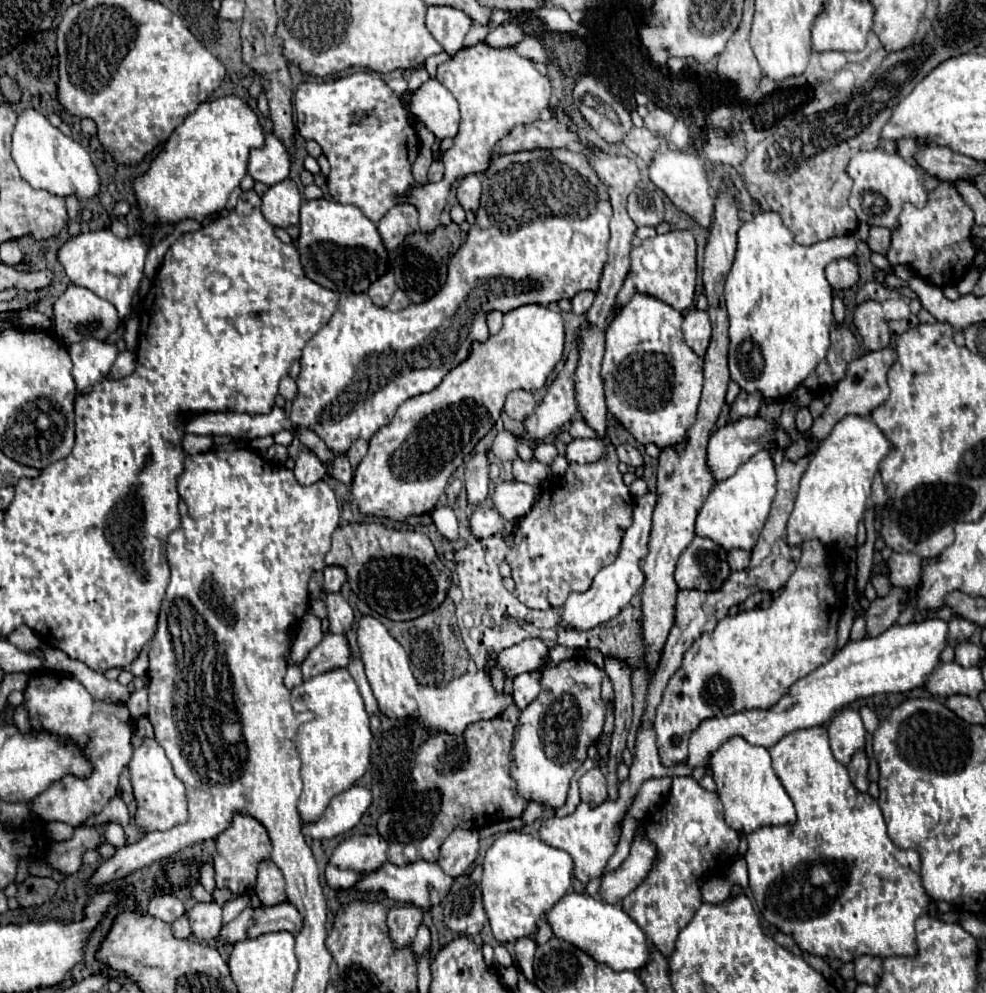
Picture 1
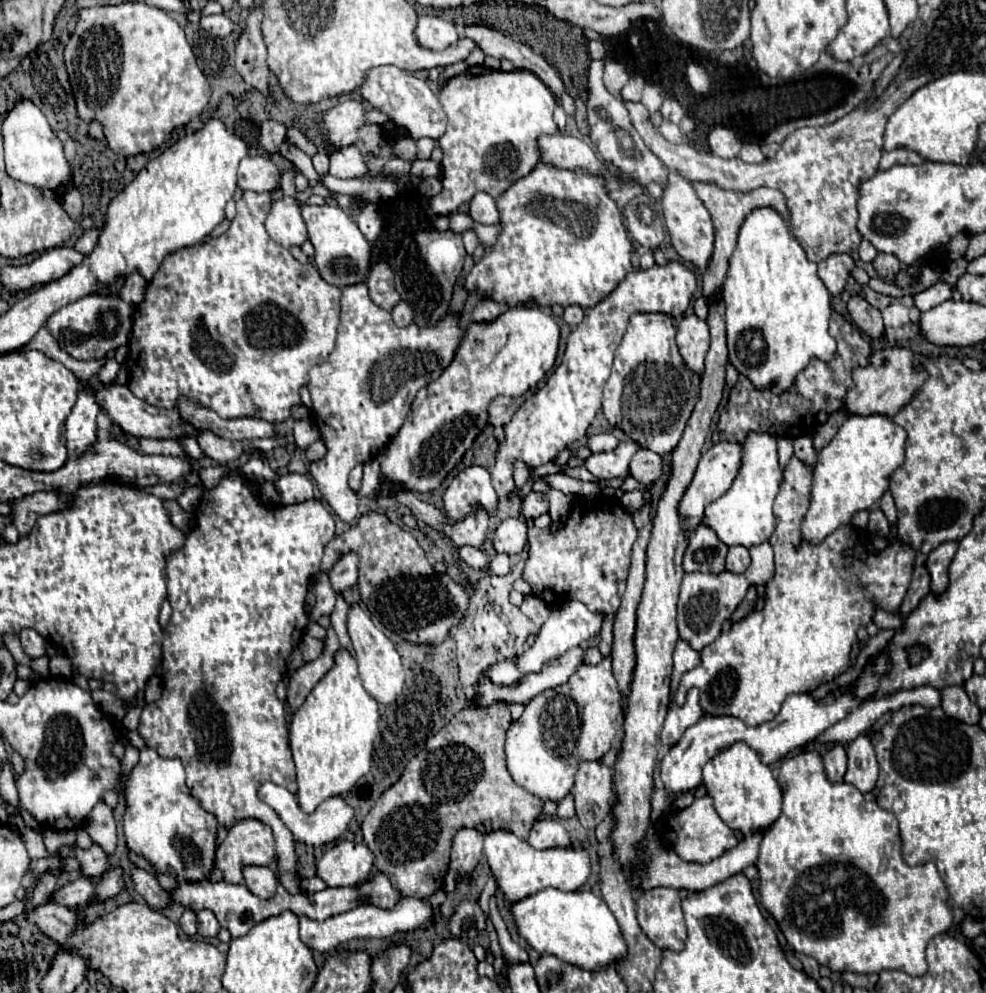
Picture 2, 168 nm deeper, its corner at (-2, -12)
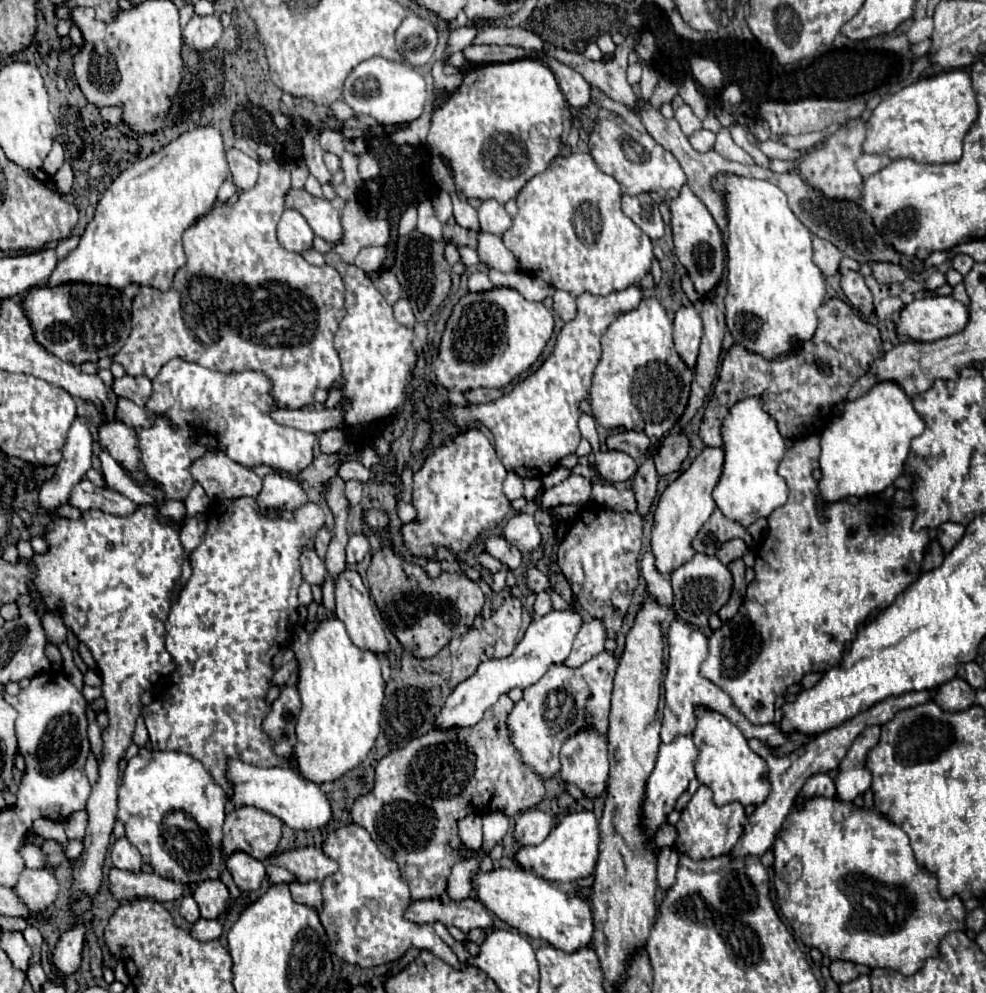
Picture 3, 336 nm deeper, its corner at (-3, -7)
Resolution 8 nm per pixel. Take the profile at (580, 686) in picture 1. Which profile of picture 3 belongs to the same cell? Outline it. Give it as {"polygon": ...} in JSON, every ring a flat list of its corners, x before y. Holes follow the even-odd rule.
{"polygon":[[600,652,580,668,566,668,562,664,552,666,536,684,524,688,524,698,514,706,508,716,510,742,520,752,520,760,538,772,542,780,550,780,560,770,560,746,590,724,598,728,602,736,608,734,608,714,610,714,610,696,614,684,614,672,618,660]]}

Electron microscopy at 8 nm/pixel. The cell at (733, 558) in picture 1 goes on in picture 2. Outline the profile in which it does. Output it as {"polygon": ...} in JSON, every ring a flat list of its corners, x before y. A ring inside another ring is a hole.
{"polygon":[[733,545,729,547,729,553,727,553,727,571,731,573,745,573,747,567,751,565,751,557,749,557,749,551,741,545]]}

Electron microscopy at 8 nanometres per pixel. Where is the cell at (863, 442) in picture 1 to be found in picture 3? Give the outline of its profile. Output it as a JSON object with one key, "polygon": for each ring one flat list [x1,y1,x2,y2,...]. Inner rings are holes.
{"polygon":[[894,382,876,384,862,398,846,402,844,412,822,432,822,478,818,482,820,520,828,520,822,514,826,504,834,504,846,496,874,496,888,488,904,470,910,440,922,432,922,418,914,412,912,402,904,390]]}

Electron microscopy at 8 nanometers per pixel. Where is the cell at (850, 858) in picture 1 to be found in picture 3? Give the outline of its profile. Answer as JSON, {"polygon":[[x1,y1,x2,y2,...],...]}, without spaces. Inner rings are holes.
{"polygon":[[824,796,806,798,802,802,802,806,794,806,788,812,778,836,774,838,772,852,774,852,774,864,772,864,772,868,774,868,774,886,776,886,776,896,778,896,780,910,782,910,784,918,790,922,796,936,808,948,818,948,830,960,848,960,848,962,854,962,854,964,864,964,868,968,892,968,892,970,902,972,904,976,912,976,914,972,918,972,922,968,924,958,938,956,938,942,942,940,942,936,946,936,948,932,954,932,954,930,966,929,966,909,963,901,958,895,944,899,938,894,938,878,916,864,914,852,910,848,910,840,908,840,906,832,902,828,898,828,896,824,892,824,890,820,886,820,886,816,882,816,876,806,858,808,856,804,844,802,838,796,834,796,834,798,824,798]]}

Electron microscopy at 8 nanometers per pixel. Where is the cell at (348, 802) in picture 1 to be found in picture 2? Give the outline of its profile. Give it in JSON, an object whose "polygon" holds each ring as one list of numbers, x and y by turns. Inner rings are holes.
{"polygon":[[271,781,263,783,263,785,259,787,257,795,259,795,261,801,265,801,265,803,281,817,281,821,285,823,285,827,293,833,293,837,295,837,297,841,307,843,307,845,315,845,315,847,339,839,339,837,343,835,343,831,349,827,349,821,351,821,353,815,355,815,353,809,351,809,341,797,329,797,329,799,325,799,313,813,305,813,305,811,299,807,299,803,297,803,295,793,291,793,287,787,275,785,275,783,271,783]]}

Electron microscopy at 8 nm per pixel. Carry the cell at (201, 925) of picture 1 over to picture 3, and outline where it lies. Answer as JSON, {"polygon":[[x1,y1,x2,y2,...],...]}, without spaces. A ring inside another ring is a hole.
{"polygon":[[204,880,194,888,192,896,200,906,200,916,206,920,216,920,224,908,228,888,220,880]]}

